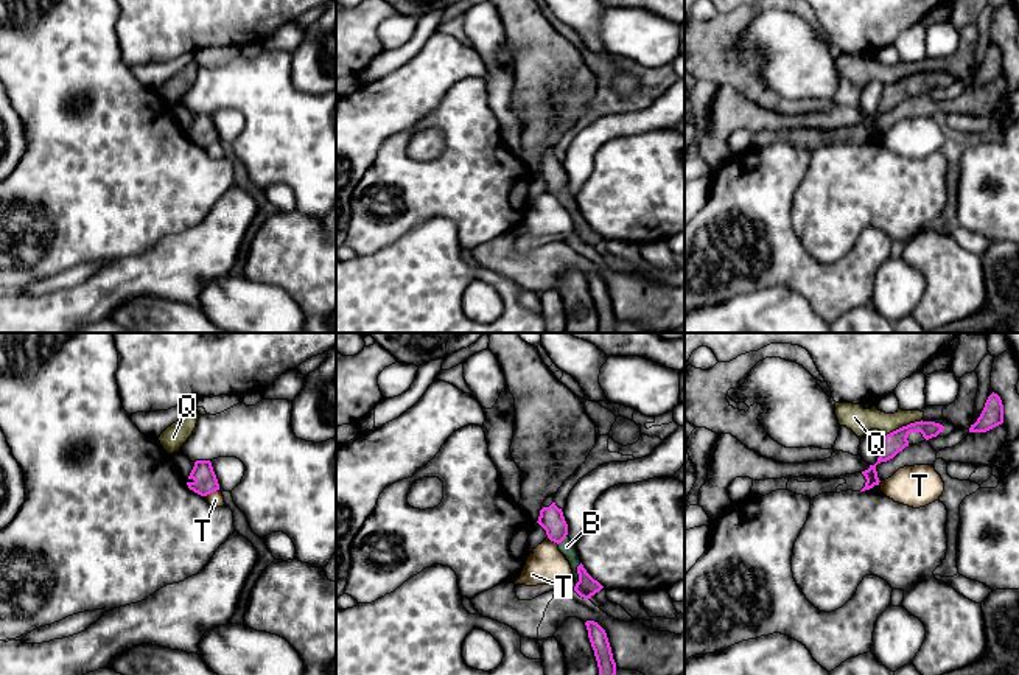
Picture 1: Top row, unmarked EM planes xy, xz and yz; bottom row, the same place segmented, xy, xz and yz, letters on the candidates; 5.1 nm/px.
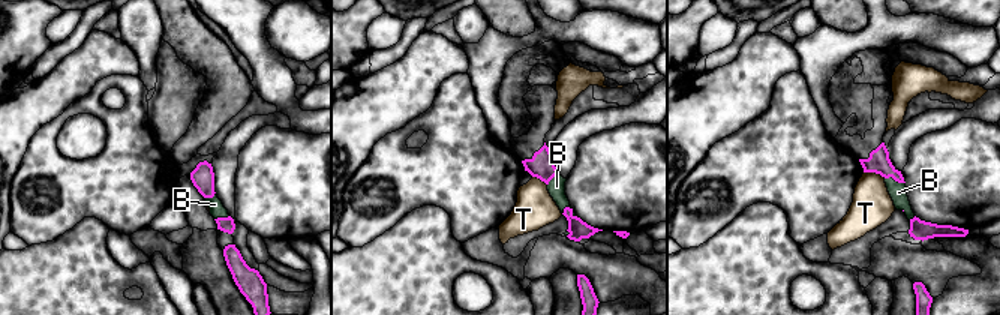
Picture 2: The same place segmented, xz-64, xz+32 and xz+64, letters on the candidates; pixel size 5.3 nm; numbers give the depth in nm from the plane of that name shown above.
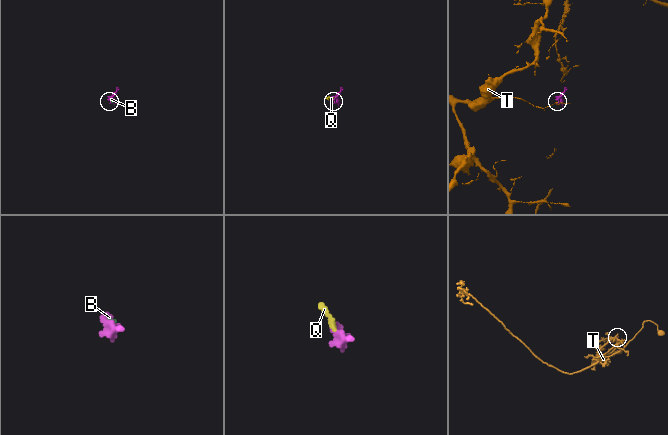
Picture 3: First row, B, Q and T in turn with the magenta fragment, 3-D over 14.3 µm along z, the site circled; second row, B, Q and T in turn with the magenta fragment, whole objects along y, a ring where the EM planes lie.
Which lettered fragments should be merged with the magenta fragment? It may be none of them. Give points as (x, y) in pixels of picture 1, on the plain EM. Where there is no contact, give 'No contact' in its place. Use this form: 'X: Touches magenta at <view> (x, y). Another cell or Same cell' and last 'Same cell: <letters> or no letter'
B: Touches magenta at xz (577, 224). Same cell
Q: Touches magenta at yz (903, 78). Another cell
T: Touches magenta at xy (212, 143). Another cell
Same cell: B

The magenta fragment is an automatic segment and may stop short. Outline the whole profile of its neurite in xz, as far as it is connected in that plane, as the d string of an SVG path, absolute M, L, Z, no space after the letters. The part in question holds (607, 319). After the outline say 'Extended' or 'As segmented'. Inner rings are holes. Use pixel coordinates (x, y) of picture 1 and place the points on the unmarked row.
M594 272L585 274L588 282L588 289L594 302L594 308L599 319L597 333L613 333L616 327L616 314L613 311L611 299L605 282Z. As segmented

